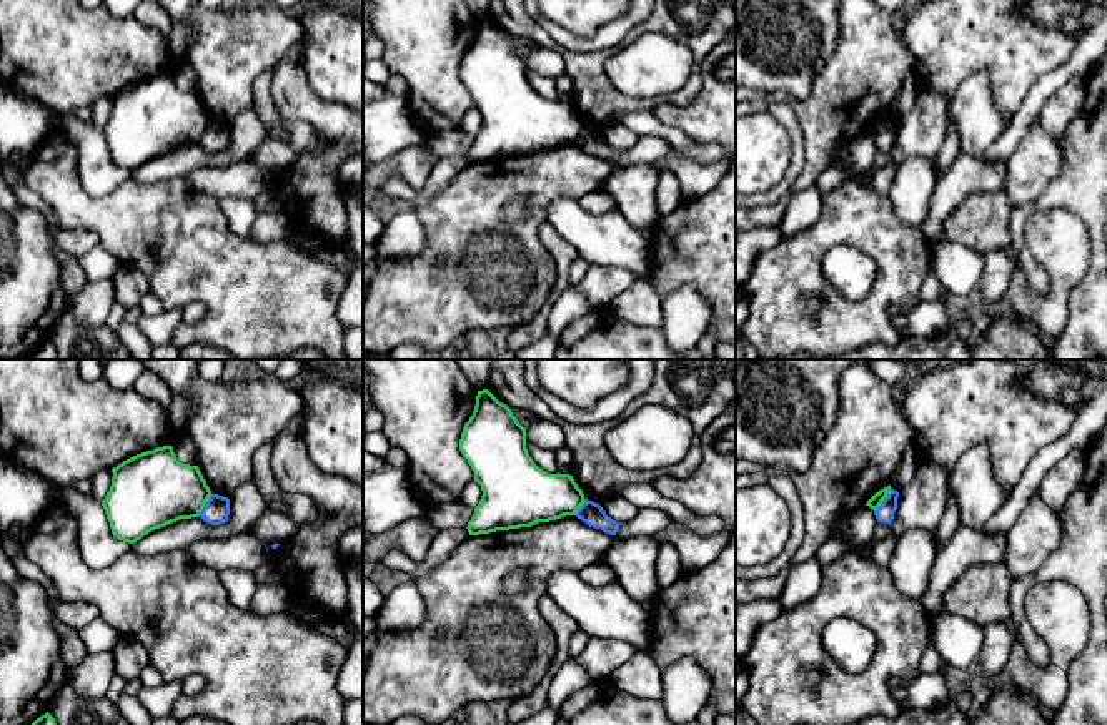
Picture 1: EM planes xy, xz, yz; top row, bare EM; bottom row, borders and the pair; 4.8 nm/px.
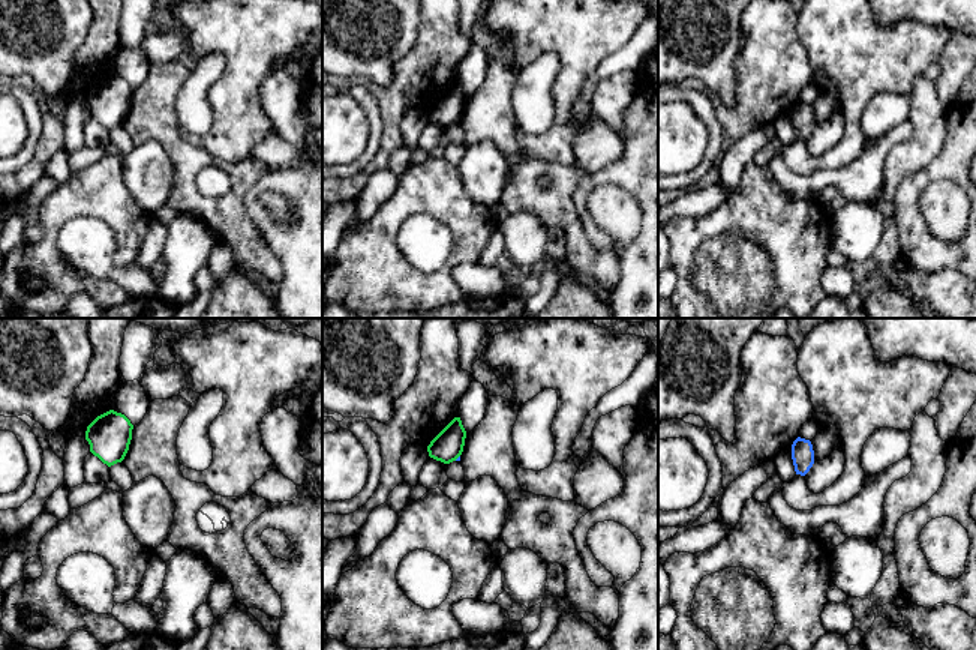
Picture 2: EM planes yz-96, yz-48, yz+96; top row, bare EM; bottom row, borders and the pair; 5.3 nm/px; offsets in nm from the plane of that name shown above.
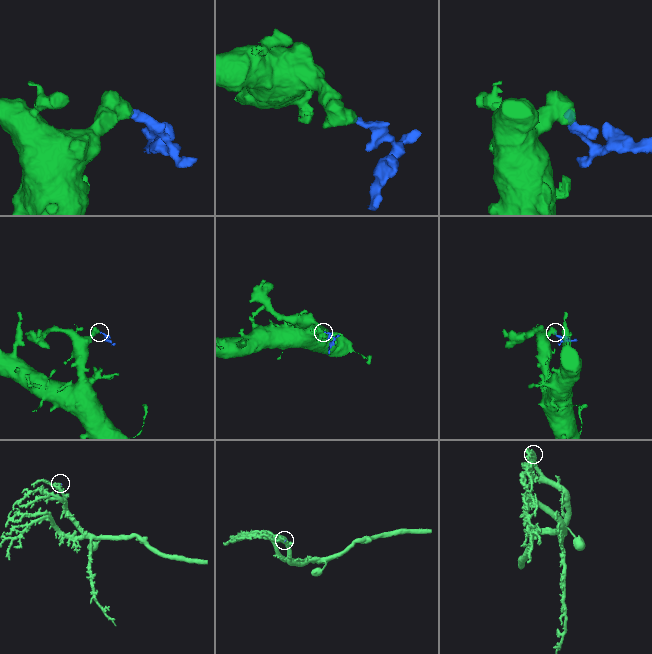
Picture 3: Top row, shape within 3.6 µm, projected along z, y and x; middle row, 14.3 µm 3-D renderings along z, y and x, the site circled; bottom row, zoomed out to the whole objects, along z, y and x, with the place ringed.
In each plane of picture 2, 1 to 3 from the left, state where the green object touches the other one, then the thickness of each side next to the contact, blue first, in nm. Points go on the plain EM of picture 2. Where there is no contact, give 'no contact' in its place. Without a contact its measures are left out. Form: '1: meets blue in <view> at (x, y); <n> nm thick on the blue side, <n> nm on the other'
1: no contact
2: meets blue in yz-48 at (458, 122); 20 nm thick on the blue side, 170 nm on the other
3: no contact

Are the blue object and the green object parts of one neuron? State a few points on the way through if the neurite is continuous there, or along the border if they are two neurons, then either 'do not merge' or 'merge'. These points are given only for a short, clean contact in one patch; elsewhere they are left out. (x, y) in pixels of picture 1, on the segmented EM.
border xy (212, 494), (197, 516); do not merge

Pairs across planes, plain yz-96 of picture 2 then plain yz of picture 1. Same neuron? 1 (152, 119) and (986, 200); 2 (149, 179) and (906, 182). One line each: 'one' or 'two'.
1: one
2: one

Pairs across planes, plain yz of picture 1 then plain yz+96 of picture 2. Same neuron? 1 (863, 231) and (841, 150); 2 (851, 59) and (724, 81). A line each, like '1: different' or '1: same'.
1: different
2: different

